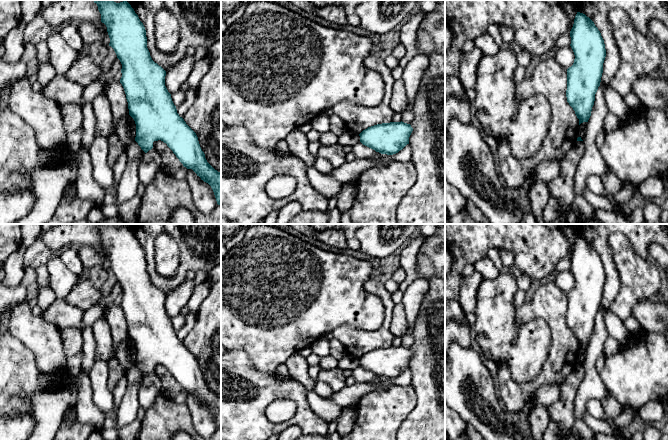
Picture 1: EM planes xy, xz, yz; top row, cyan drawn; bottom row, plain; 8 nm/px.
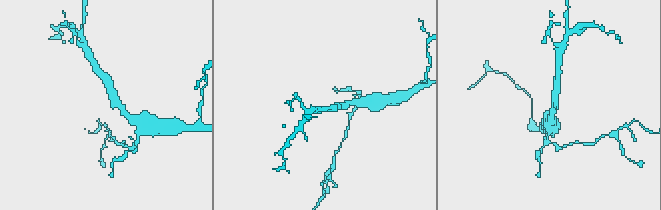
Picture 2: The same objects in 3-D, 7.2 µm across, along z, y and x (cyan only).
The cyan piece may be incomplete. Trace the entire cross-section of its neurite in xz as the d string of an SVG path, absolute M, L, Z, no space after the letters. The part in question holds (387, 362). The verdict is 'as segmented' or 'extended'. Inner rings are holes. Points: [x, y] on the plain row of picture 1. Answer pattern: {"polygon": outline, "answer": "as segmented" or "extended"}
{"polygon": "M390 346L368 351L359 360L363 369L381 378L393 379L409 368L412 355L410 348Z", "answer": "as segmented"}

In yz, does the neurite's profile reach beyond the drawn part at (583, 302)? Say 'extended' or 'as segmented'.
as segmented

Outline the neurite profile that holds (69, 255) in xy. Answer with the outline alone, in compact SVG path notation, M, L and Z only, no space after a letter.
M69 245L59 252L63 264L74 274L81 275L85 270L78 254L77 245Z

